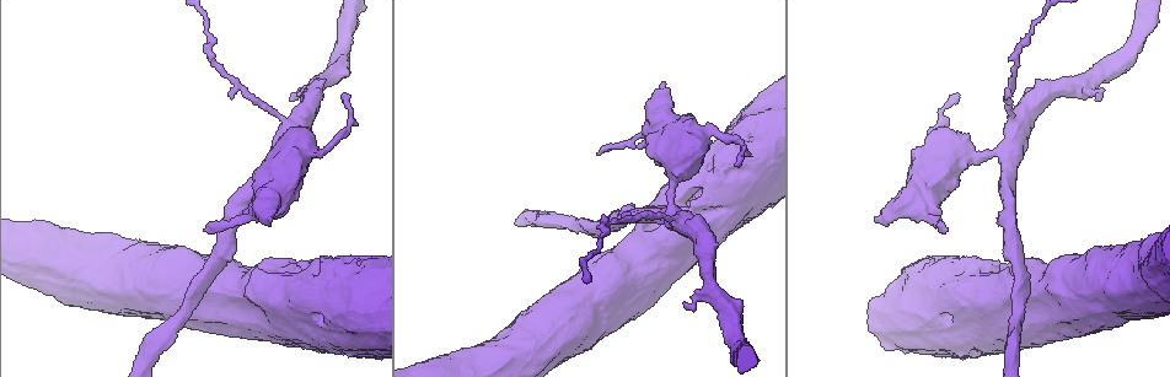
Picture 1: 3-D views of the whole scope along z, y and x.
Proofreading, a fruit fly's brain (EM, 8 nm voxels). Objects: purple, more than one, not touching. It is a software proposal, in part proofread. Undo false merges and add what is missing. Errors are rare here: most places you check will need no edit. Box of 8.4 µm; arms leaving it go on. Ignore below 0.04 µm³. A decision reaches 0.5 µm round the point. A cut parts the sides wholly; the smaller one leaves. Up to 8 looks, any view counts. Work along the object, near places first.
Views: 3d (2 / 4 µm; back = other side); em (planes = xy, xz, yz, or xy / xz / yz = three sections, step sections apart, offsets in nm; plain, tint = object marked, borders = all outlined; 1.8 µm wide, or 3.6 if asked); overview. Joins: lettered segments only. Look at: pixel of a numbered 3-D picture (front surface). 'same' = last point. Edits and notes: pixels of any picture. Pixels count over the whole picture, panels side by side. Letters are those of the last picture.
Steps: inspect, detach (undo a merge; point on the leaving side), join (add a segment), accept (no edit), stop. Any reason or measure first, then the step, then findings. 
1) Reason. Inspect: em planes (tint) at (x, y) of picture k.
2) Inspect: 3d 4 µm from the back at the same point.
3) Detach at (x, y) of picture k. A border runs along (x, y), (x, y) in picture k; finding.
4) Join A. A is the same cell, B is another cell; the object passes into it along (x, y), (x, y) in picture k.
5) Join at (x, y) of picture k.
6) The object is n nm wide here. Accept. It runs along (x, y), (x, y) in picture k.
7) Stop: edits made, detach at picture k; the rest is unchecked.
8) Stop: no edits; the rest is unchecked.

An open end. Inspect: em planes (borders) at (205, 228) of picture 1.

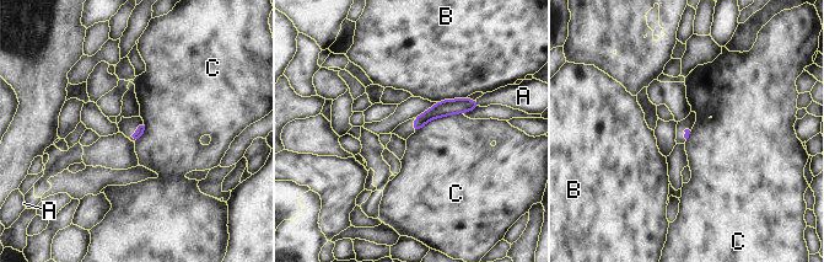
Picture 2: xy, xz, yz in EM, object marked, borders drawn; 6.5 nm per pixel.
Accept. A, B and C are other cells; it runs along (475, 105), (440, 108), (415, 128) in picture 2; no lettered segment goes on from it.

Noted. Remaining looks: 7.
An open end. Inspect: 3d 4 µm at (292, 98) of picture 1.

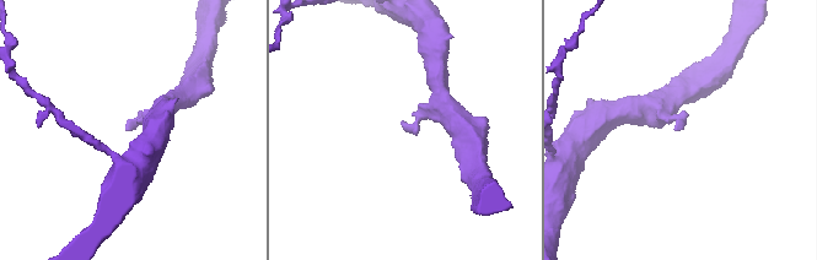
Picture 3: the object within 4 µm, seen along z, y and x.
Need the tissue. Inspect: em planes (plain) at (682, 127) of picture 3.

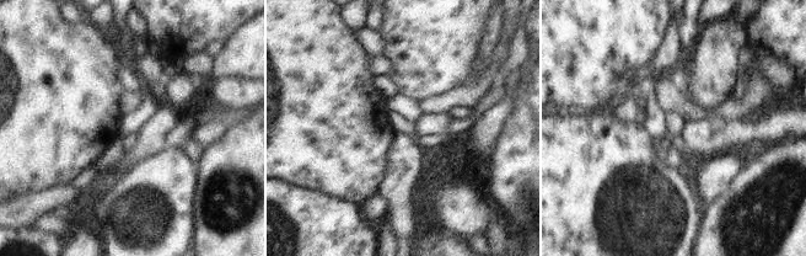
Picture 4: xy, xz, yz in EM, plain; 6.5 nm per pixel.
See the neighbours. Inspect: em planes (borders) at the same point.

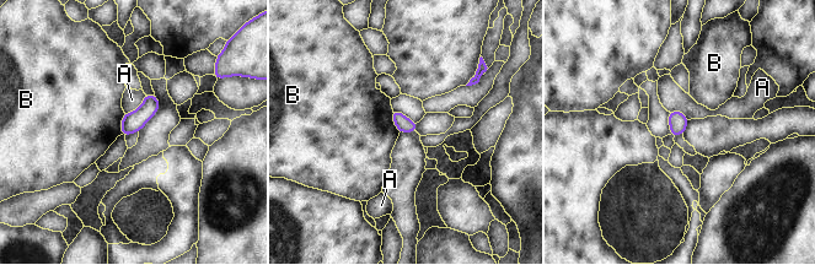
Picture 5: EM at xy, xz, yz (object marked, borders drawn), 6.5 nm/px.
Accept. A and B are other cells; a border runs along (392, 109), (391, 118), (400, 131) in picture 5; none of them fits.

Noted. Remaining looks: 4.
Three-way junction. Inspect: 3d 4 µm from the back at (670, 208) of picture 1.

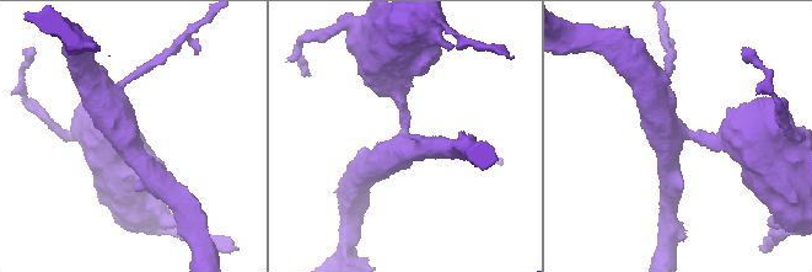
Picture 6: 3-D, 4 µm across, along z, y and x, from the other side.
Need the tissue. Inspect: em planes (borders) at (130, 137) of picture 6.

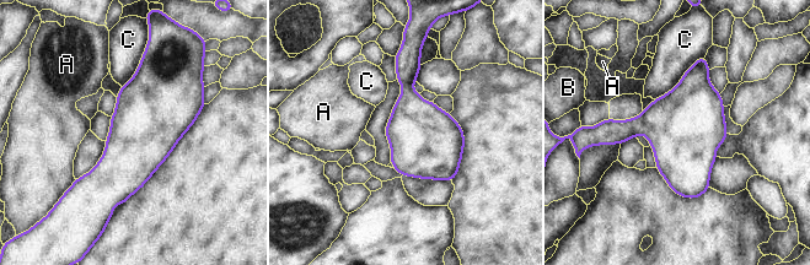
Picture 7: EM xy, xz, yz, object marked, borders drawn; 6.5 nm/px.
Accept. A, B and C are other cells; a border runs along (704, 55), (675, 86), (654, 99) in picture 7; continuous, no second cell.

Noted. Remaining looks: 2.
Stop: no edits; the rest is unchecked.

